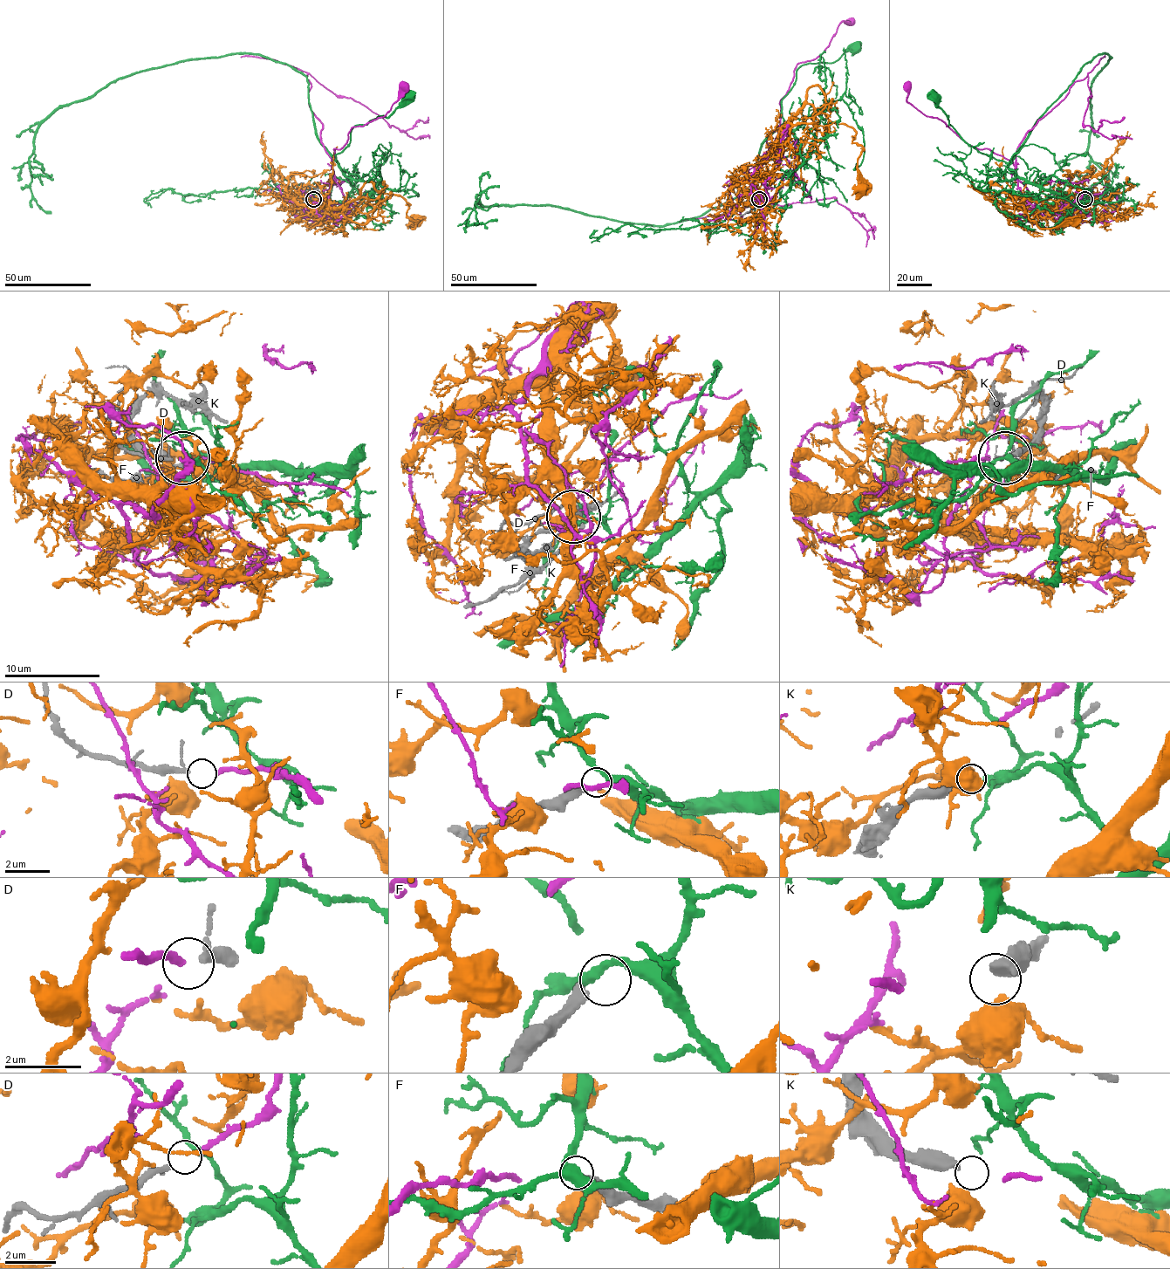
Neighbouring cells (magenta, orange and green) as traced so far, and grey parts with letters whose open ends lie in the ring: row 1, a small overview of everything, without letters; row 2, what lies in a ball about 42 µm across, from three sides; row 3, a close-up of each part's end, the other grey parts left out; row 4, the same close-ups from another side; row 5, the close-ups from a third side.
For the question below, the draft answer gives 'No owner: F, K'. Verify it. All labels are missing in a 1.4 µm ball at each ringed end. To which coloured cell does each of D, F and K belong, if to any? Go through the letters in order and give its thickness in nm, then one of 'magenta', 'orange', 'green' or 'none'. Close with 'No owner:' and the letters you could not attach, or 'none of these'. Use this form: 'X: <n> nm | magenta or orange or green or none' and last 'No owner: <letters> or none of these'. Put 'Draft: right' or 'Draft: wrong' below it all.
D: 170 nm | magenta
F: 280 nm | none
K: 440 nm | none
No owner: F, K
Draft: right

